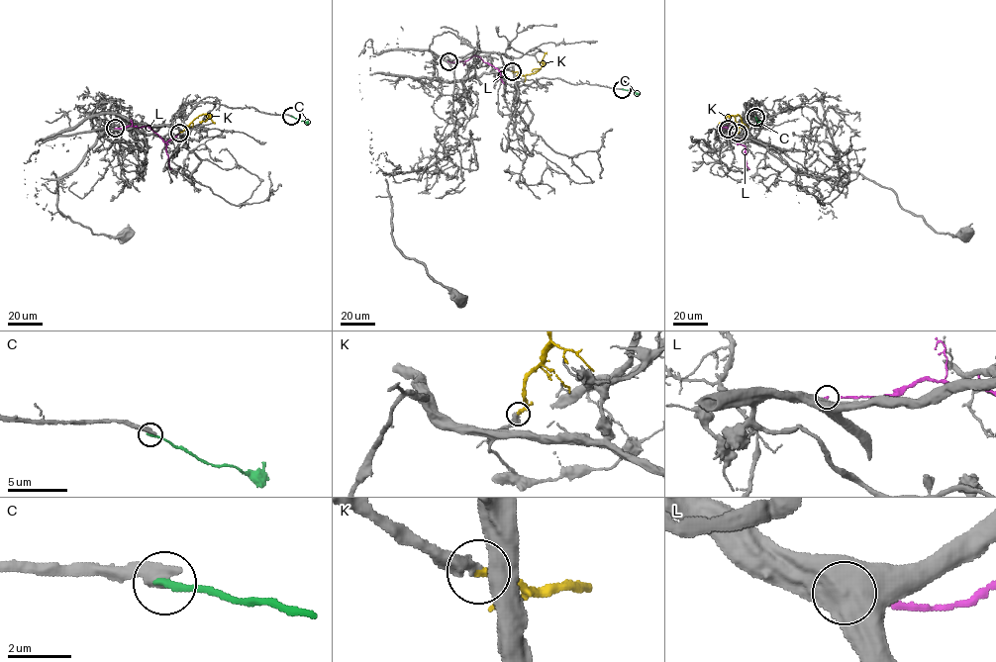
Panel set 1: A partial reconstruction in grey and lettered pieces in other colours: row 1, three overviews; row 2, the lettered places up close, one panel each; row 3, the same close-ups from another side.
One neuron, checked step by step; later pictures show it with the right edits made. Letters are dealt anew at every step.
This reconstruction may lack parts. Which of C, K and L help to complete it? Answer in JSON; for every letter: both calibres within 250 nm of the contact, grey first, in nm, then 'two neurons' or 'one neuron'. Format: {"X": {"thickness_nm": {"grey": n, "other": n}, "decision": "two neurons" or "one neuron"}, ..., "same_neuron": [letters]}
{"C": {"thickness_nm": {"grey": 500, "other": 220}, "decision": "two neurons"}, "K": {"thickness_nm": {"grey": 400, "other": 280}, "decision": "one neuron"}, "L": {"thickness_nm": {"grey": 800, "other": 110}, "decision": "two neurons"}, "same_neuron": ["K"]}

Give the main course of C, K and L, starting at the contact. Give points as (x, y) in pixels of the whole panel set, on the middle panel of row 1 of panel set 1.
C: (622, 89), (639, 94)
K: (512, 71), (524, 75), (535, 72), (541, 68), (547, 52)
L: (448, 61), (465, 61), (478, 56), (497, 68), (499, 79), (504, 83)

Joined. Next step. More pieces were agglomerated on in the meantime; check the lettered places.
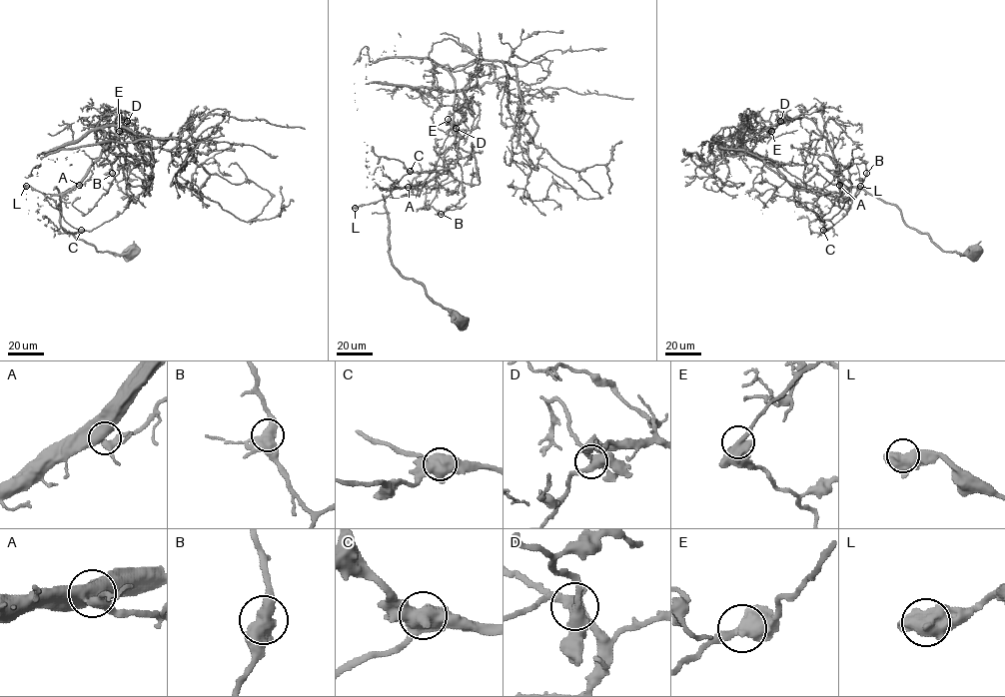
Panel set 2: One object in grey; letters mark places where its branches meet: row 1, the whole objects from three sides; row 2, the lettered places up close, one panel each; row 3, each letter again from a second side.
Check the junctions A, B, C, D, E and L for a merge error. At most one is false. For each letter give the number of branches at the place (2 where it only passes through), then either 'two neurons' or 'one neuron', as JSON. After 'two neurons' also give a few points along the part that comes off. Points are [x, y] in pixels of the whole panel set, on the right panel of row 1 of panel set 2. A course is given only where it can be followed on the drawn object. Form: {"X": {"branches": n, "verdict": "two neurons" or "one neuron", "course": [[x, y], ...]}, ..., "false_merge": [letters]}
{"A": {"branches": 2, "verdict": "one neuron"}, "B": {"branches": 4, "verdict": "one neuron"}, "C": {"branches": 3, "verdict": "one neuron"}, "D": {"branches": 3, "verdict": "one neuron"}, "E": {"branches": 2, "verdict": "one neuron"}, "L": {"branches": 2, "verdict": "one neuron"}, "false_merge": []}

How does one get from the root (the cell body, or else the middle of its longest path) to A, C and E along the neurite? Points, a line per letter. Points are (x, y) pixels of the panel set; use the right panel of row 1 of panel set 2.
A: (974, 251), (943, 251), (926, 234), (911, 228), (894, 205), (858, 188), (841, 194), (839, 185)
C: (974, 251), (841, 194), (816, 125), (783, 120), (752, 152), (823, 230)
E: (974, 251), (943, 251), (896, 206), (858, 188), (841, 194), (837, 162), (811, 120), (783, 120), (771, 131)

